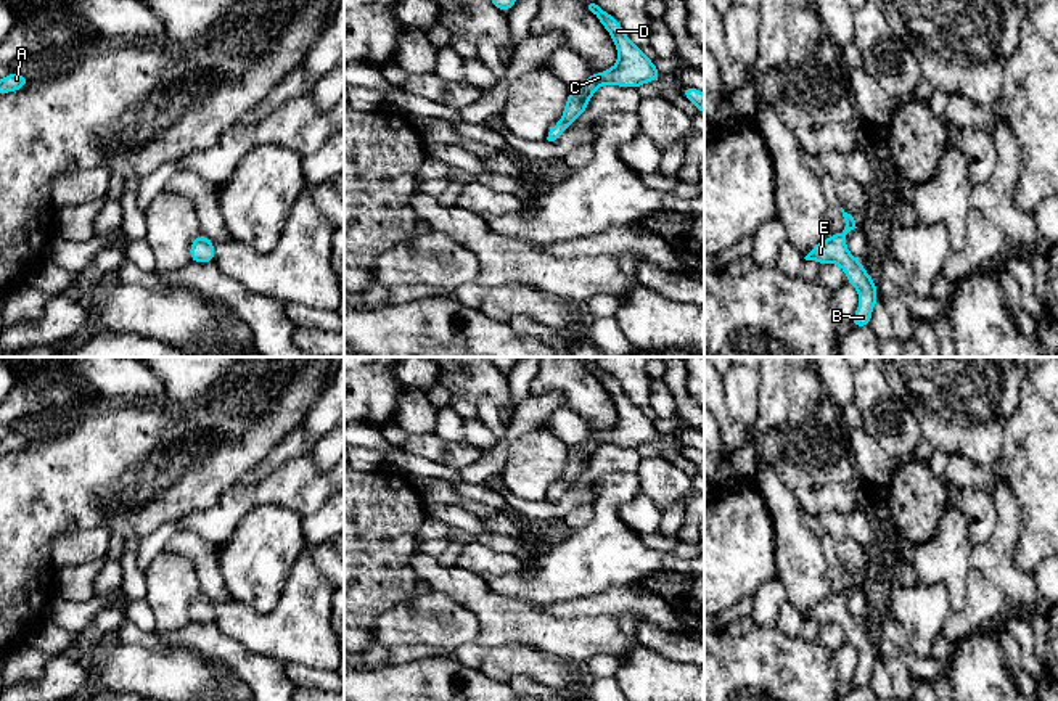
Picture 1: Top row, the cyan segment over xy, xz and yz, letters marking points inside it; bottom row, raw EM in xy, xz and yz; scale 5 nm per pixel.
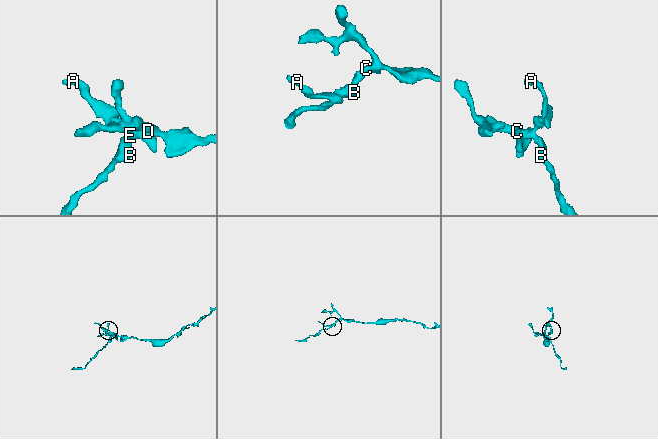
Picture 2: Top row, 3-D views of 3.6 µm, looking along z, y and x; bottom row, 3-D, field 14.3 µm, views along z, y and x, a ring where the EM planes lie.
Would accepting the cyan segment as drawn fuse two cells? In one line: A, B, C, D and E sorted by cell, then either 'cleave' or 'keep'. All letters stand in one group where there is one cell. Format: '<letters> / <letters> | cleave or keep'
A B C D E | keep

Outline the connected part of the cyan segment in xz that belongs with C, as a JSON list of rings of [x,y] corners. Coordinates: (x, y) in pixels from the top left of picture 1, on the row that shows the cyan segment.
[[[590,3],[588,10],[598,18],[603,27],[609,32],[619,59],[603,72],[590,74],[579,88],[569,88],[568,103],[561,119],[550,129],[547,140],[555,141],[569,125],[577,121],[587,109],[590,98],[600,85],[617,85],[638,88],[643,84],[658,80],[662,74],[656,69],[654,63],[637,47],[624,32],[619,21],[601,10],[598,5]]]

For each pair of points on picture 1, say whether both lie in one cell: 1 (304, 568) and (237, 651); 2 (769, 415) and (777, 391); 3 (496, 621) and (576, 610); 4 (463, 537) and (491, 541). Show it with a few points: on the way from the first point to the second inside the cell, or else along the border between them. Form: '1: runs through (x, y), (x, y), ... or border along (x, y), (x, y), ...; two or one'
1: border along (213, 623), (246, 648), (277, 660); two
2: runs through (774, 409), (774, 397); one
3: border along (539, 606), (558, 618), (586, 618); two
4: runs through (470, 537), (484, 537); one

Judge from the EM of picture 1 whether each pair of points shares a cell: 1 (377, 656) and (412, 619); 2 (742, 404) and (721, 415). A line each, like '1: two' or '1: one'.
1: two
2: two

